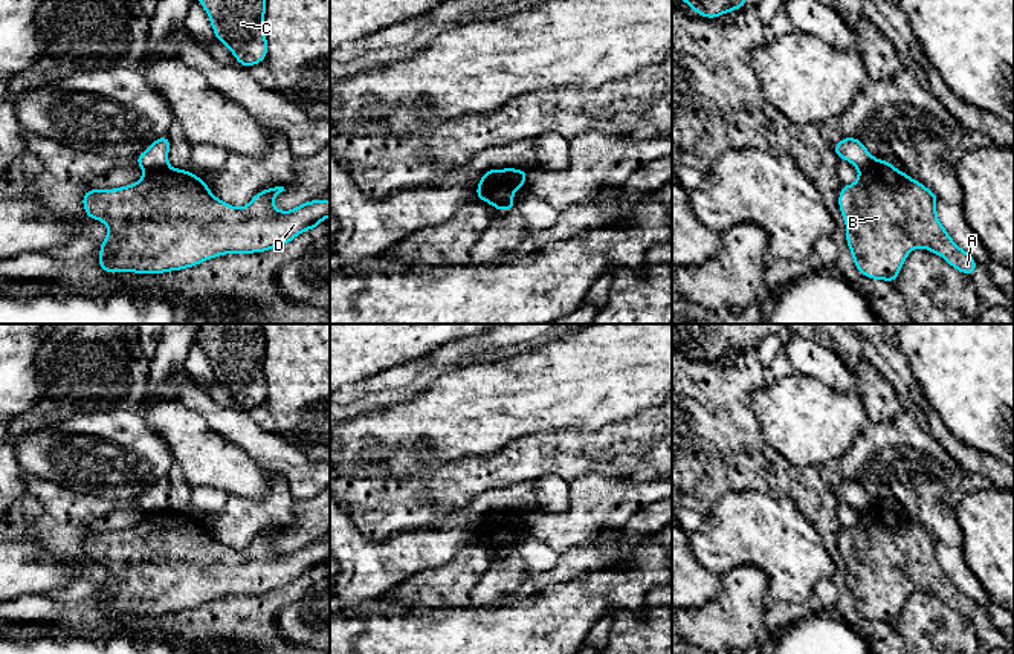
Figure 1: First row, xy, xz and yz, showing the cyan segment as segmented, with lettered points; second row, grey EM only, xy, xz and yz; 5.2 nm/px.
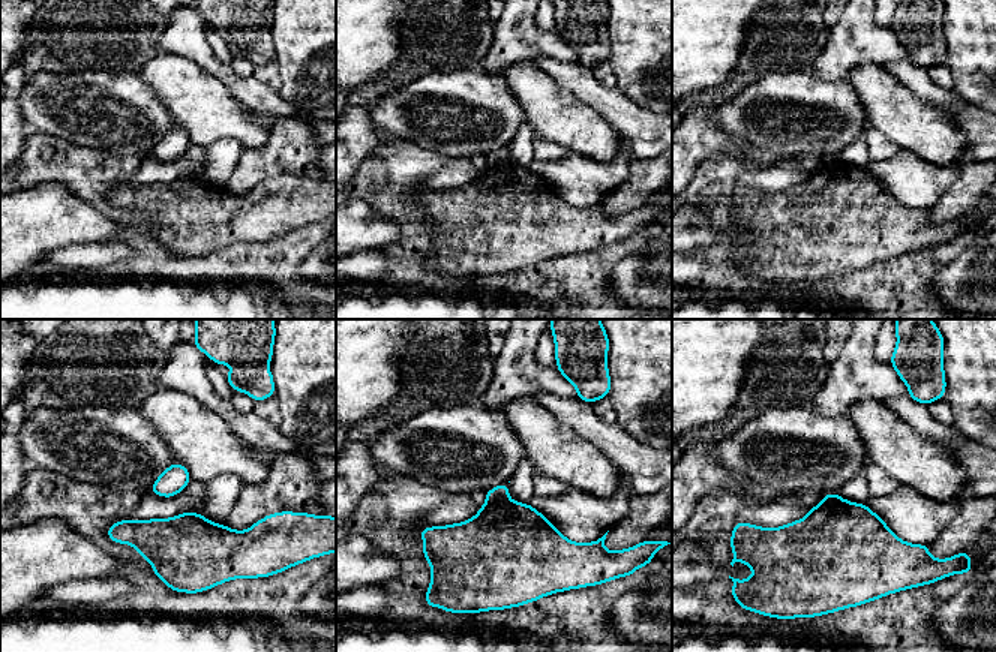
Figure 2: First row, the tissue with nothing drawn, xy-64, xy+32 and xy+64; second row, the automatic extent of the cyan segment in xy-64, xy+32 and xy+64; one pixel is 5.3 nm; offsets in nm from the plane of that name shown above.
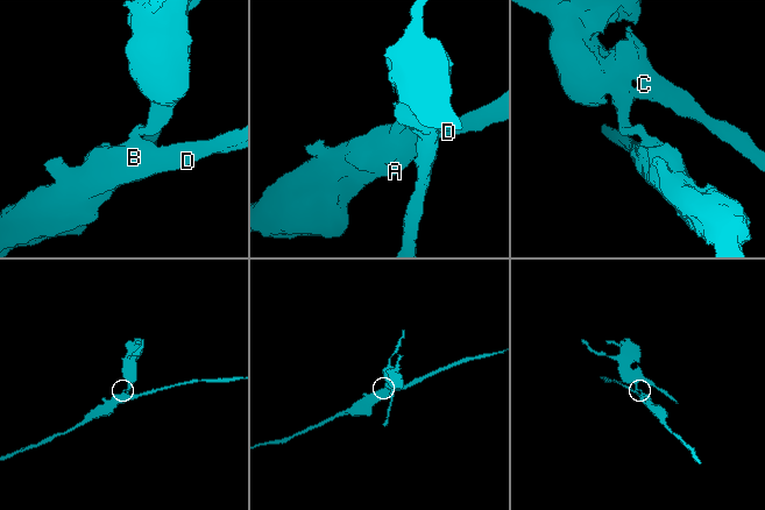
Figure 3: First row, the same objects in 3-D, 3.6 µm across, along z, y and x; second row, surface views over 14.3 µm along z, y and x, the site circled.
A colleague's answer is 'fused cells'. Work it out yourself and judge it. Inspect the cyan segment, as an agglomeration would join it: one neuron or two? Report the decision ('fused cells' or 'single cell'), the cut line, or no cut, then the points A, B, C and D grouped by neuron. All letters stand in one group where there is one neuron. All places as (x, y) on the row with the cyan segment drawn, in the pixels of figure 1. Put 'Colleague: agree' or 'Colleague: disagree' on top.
Colleague: agree
fused cells; cut xy (167, 165), (145, 171); groups A B D / C

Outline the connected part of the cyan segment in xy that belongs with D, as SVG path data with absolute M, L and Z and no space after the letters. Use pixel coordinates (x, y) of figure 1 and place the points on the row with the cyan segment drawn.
M171 167L145 171L139 182L113 189L87 189L82 197L84 212L89 219L104 222L108 235L99 249L99 267L108 274L163 274L197 266L206 260L224 254L266 252L272 248L290 243L304 231L315 229L330 217L330 200L308 200L290 211L278 211L273 206L275 197L286 191L284 186L267 188L257 193L252 200L237 208L217 199L206 182L186 170Z

